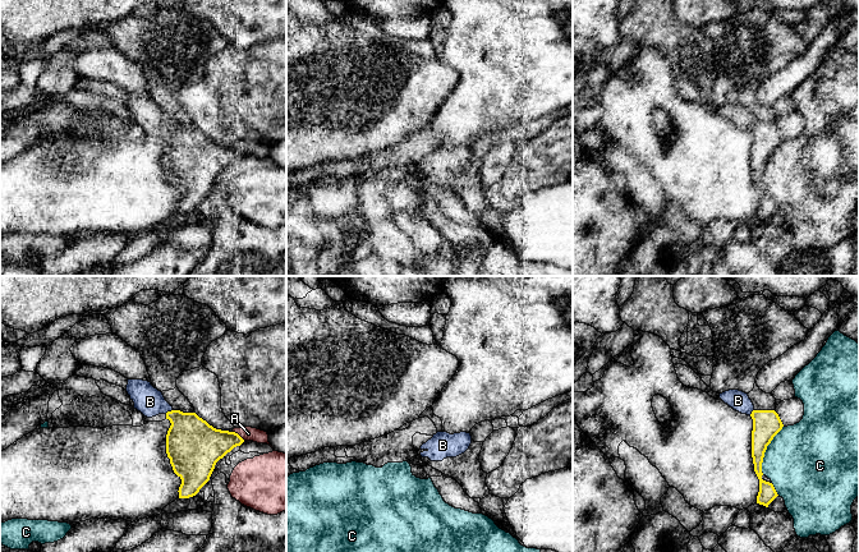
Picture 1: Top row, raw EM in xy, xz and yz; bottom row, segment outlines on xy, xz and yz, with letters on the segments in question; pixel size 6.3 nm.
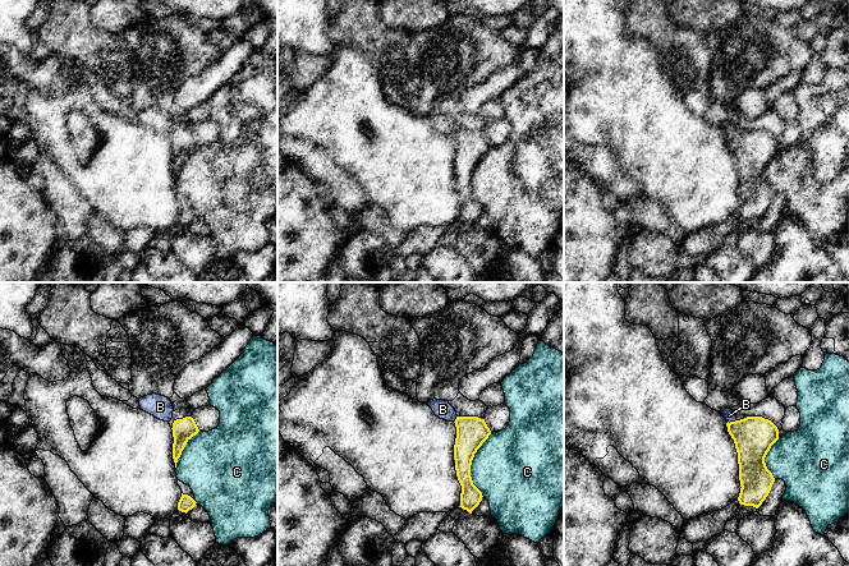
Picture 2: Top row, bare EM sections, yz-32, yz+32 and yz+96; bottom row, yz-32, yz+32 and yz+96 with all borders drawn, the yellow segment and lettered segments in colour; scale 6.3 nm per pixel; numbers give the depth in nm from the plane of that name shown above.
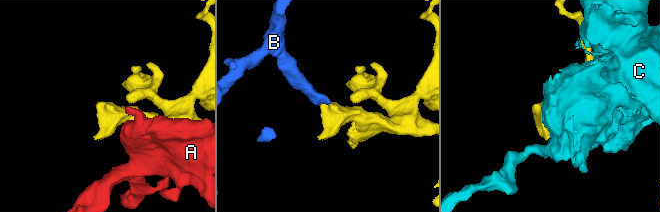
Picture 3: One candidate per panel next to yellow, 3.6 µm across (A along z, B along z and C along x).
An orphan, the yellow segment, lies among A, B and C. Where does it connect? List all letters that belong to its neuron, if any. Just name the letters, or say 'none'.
B

